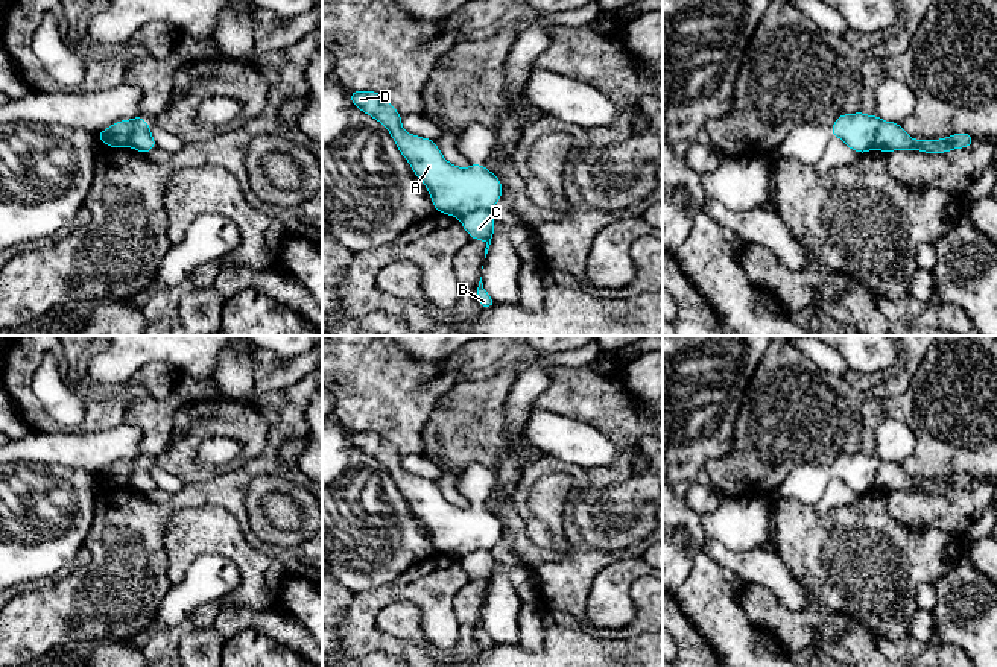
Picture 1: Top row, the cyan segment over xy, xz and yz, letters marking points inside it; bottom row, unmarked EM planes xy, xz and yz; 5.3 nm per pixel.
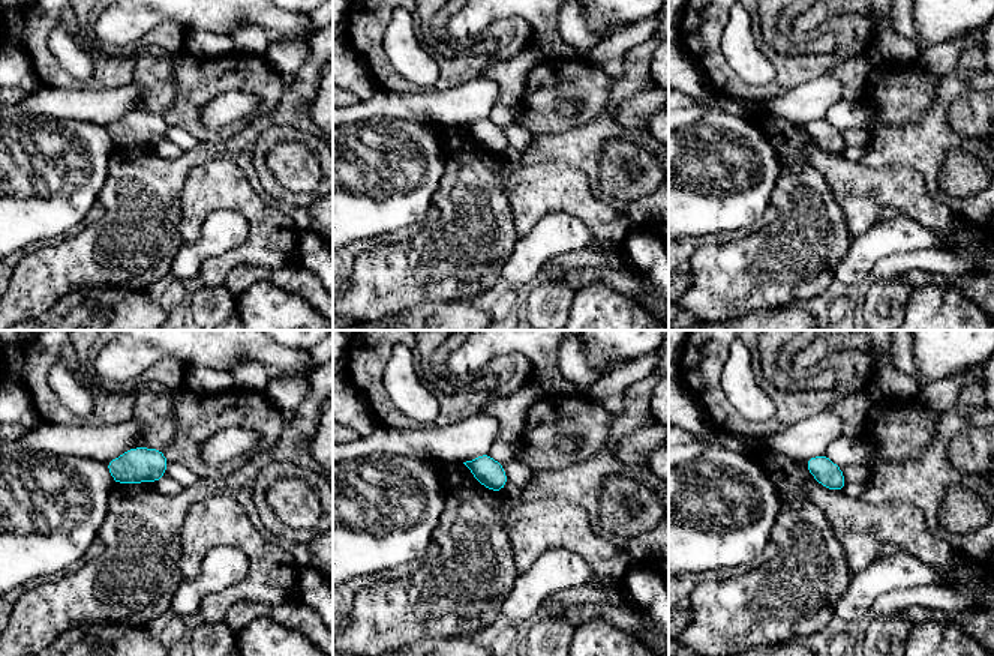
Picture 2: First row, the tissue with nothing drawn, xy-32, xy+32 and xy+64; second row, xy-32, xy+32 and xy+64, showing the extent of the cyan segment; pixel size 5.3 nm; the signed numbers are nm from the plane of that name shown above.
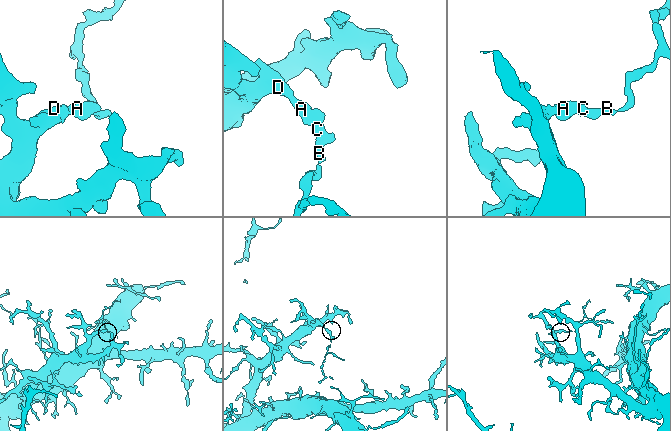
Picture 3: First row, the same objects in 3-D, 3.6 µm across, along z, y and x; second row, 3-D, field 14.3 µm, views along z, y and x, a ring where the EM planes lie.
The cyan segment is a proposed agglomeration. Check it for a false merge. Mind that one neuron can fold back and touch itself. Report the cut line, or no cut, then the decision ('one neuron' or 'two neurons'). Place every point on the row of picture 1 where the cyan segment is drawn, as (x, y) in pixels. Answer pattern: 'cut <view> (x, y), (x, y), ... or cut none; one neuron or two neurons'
cut xy (149, 129), (137, 128), (132, 132), (129, 146); two neurons

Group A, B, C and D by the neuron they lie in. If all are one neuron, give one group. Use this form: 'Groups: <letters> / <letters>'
Groups: A D / B C

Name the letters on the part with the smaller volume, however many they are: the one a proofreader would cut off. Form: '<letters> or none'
B, C

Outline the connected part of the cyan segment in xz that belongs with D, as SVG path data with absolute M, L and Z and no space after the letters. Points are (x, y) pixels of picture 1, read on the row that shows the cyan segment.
M350 91L351 103L378 120L394 138L400 153L419 178L435 210L453 217L464 217L477 210L491 211L503 194L503 185L485 164L467 169L448 163L435 140L412 135L401 126L403 117L378 91Z

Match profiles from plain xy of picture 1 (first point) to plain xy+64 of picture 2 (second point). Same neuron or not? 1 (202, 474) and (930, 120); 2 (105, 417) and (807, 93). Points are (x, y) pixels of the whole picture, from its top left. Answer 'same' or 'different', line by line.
1: different
2: different

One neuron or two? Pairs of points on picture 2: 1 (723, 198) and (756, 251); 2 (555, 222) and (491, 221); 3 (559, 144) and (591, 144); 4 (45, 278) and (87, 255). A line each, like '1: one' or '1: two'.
1: two
2: two
3: one
4: one

